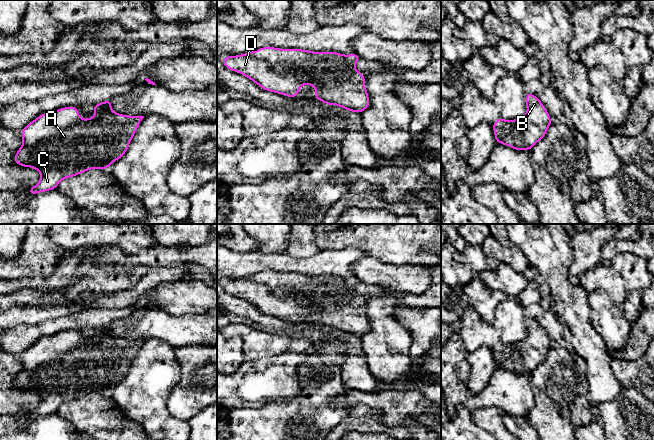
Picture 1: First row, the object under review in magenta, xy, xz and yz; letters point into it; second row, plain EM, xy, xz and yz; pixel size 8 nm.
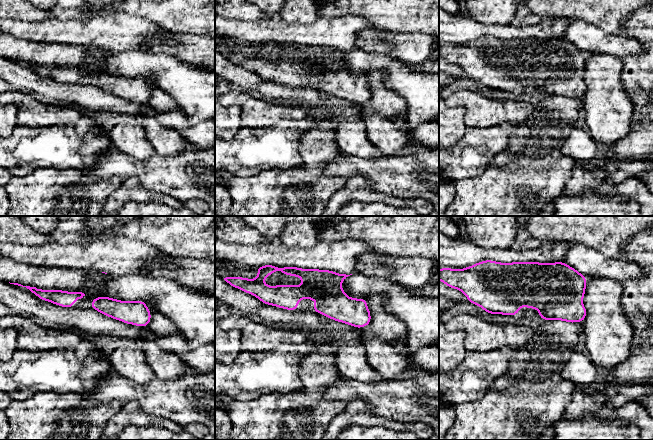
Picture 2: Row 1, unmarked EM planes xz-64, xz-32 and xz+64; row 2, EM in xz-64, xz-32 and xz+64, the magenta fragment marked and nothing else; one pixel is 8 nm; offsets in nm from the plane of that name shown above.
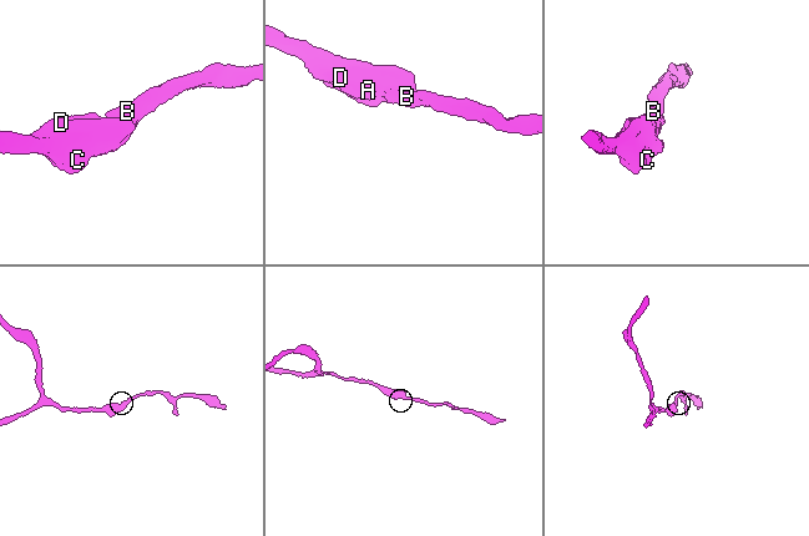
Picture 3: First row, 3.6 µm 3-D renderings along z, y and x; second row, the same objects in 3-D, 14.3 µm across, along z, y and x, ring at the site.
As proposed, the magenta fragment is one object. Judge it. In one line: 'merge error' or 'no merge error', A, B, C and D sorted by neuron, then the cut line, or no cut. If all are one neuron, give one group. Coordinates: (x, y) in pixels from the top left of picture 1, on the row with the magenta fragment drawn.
no merge error; A B C D; no cut

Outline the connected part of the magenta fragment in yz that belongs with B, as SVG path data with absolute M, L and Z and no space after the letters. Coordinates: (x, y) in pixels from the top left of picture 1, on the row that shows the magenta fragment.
M525 93L527 112L522 118L504 120L498 118L493 124L496 143L517 151L530 150L546 136L553 122L542 102L532 93Z

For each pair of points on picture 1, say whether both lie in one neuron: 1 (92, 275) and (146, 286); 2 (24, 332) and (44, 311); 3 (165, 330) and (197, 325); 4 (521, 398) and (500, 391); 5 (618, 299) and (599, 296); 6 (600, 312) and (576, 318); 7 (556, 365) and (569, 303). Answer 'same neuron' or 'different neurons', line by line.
1: different neurons
2: different neurons
3: same neuron
4: same neuron
5: different neurons
6: different neurons
7: different neurons

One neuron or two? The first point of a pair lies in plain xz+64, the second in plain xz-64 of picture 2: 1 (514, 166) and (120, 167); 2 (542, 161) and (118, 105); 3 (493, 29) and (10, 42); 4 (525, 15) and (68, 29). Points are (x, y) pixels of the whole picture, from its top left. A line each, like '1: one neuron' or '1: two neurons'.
1: two neurons
2: two neurons
3: two neurons
4: two neurons

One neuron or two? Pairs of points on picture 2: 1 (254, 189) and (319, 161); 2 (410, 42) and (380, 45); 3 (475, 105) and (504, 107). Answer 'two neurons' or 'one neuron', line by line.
1: one neuron
2: one neuron
3: one neuron

